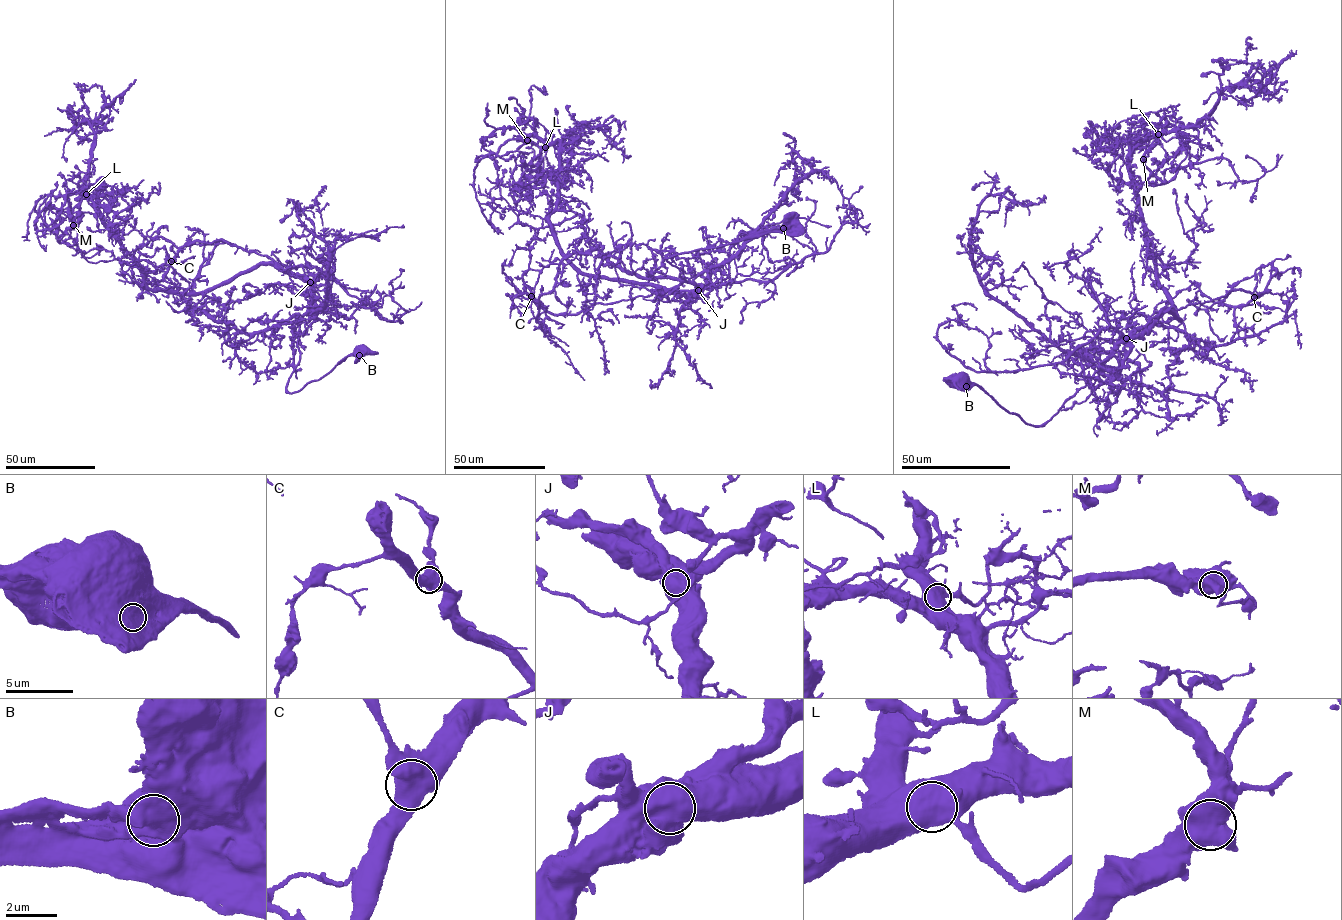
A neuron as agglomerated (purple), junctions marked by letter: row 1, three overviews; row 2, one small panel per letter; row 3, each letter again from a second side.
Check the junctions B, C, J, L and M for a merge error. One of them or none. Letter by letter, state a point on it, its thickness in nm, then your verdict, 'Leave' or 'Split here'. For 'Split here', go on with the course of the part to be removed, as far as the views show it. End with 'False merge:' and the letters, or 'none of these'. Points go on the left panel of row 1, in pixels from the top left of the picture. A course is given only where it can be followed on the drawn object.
B: Place: (359, 355). Thickness 1000 nm. Leave
C: Place: (171, 261). Thickness 900 nm. Leave
J: Place: (310, 282). Thickness 1150 nm. Split here. Course of the part to remove: (310, 282), (269, 257), (221, 239), (194, 240), (183, 246), (164, 279), (192, 287), (209, 253)
L: Place: (86, 194). Thickness 950 nm. Leave
M: Place: (73, 225). Thickness 900 nm. Leave
False merge: J

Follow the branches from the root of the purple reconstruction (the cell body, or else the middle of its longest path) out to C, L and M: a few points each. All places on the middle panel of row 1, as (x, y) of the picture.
C: (790, 224), (670, 256), (680, 276), (699, 285), (694, 291), (656, 290), (574, 314), (552, 313), (531, 296)
L: (790, 224), (670, 256), (700, 288), (687, 294), (587, 274), (551, 228), (561, 144), (545, 147)
M: (790, 224), (670, 256), (700, 288), (687, 294), (587, 274), (563, 254), (548, 219), (561, 144), (527, 140)

